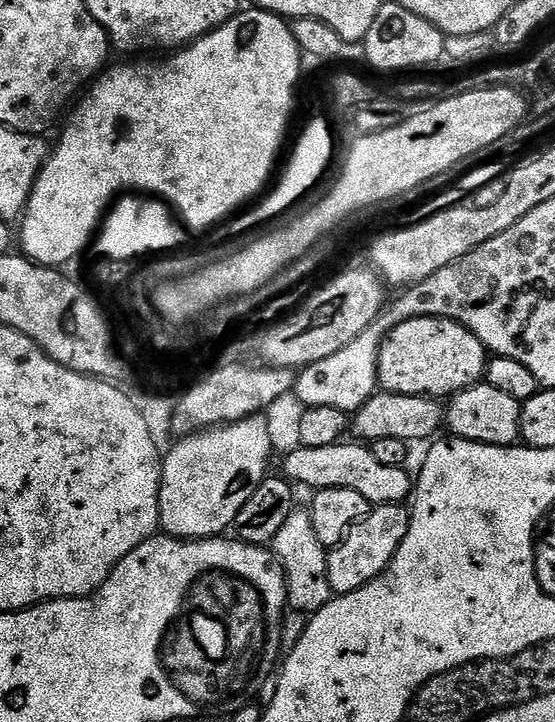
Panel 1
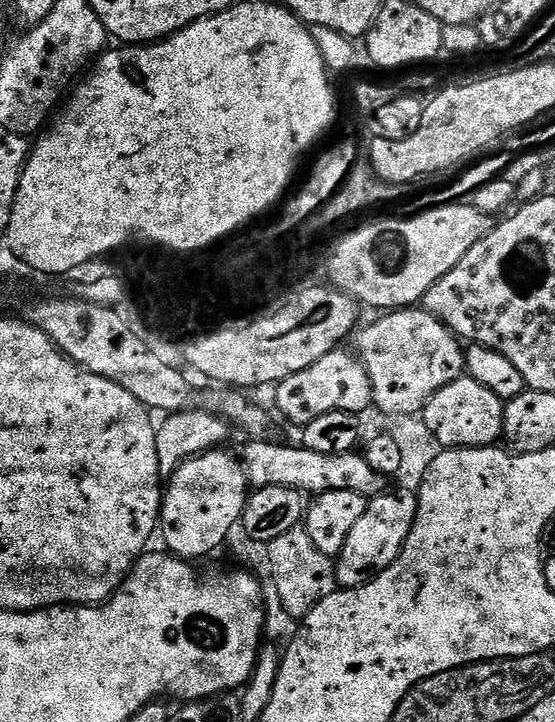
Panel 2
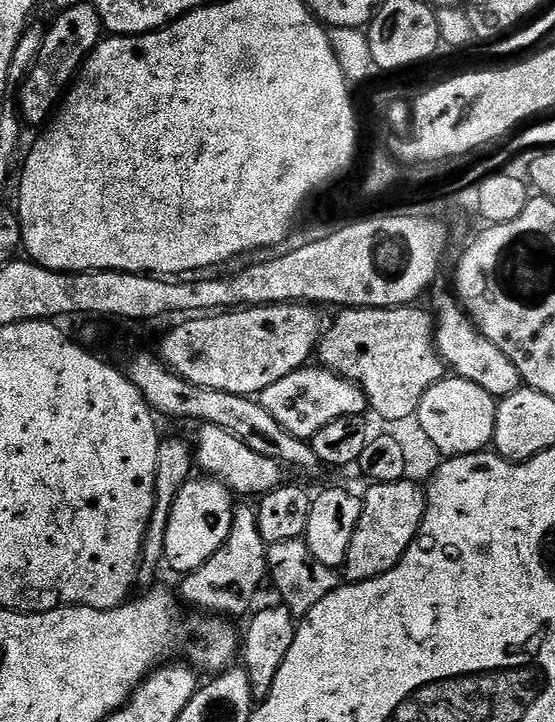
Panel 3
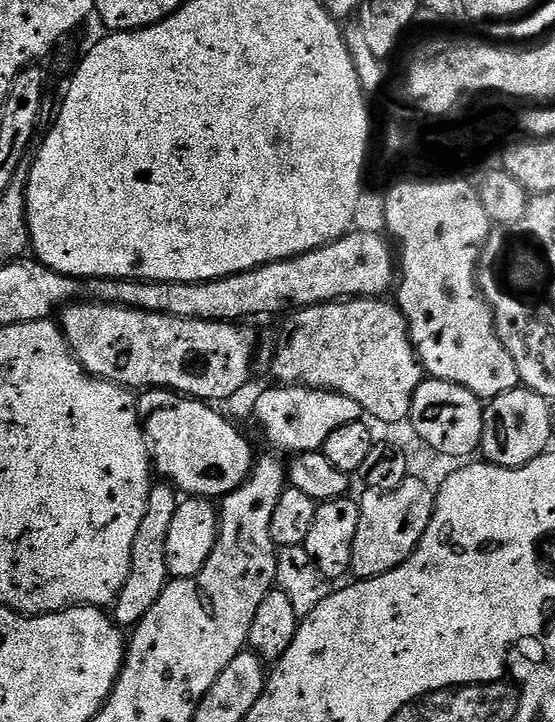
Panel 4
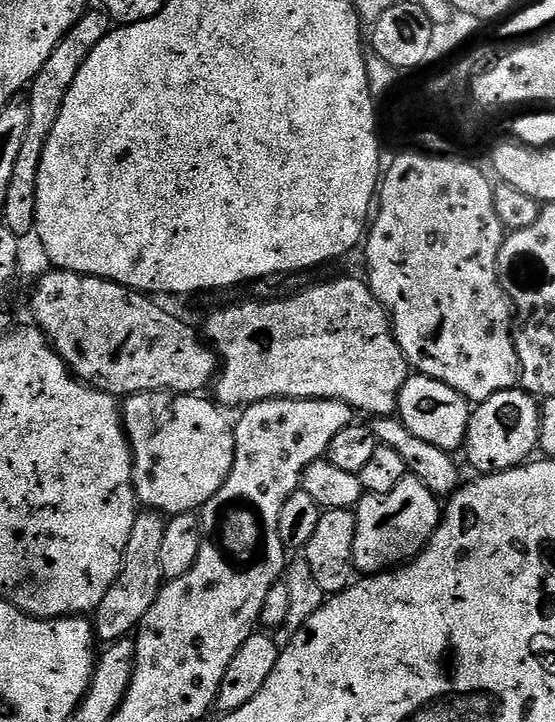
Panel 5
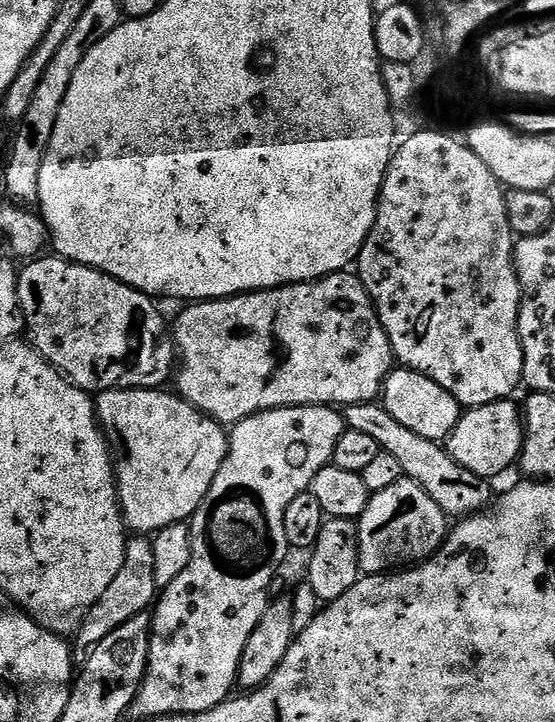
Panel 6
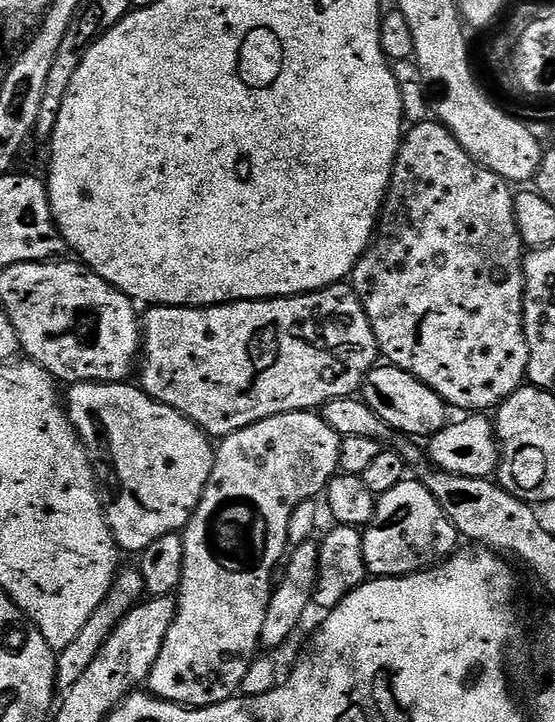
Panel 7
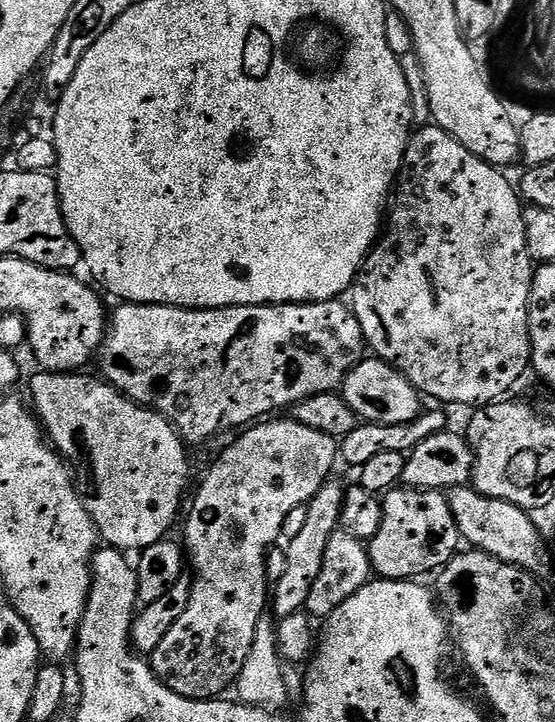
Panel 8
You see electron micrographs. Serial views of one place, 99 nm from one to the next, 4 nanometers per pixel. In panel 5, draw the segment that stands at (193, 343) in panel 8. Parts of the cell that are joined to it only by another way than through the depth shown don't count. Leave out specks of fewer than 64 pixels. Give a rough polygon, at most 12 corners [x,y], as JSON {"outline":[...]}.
{"outline":[[352,276],[220,308],[214,400],[399,409],[410,375]]}

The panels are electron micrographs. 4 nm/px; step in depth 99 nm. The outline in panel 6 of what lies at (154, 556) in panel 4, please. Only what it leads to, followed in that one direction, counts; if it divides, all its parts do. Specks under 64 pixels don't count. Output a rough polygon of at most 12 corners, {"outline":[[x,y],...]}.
{"outline":[[133,535],[118,578],[74,634],[93,652],[157,596],[152,541]]}

